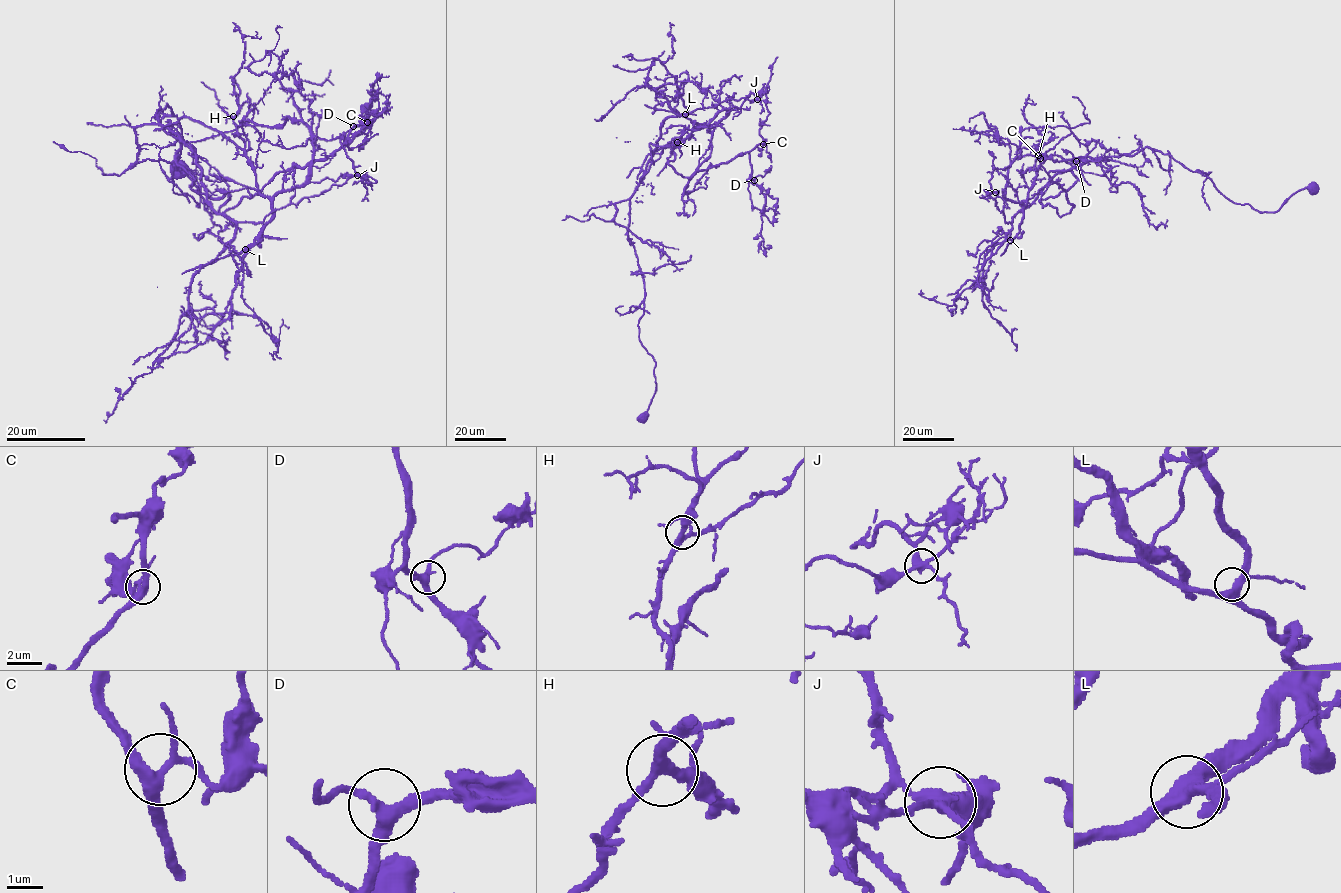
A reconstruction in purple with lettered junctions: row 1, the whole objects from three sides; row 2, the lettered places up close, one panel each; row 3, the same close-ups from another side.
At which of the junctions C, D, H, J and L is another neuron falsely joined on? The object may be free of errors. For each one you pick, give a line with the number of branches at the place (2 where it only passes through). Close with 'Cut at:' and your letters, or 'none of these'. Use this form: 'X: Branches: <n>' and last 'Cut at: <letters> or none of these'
J: Branches: 4
Cut at: J

